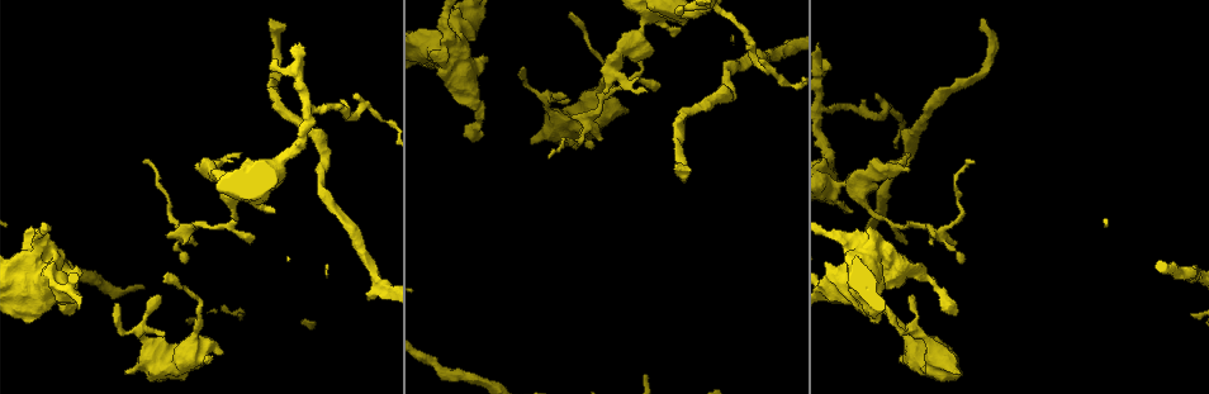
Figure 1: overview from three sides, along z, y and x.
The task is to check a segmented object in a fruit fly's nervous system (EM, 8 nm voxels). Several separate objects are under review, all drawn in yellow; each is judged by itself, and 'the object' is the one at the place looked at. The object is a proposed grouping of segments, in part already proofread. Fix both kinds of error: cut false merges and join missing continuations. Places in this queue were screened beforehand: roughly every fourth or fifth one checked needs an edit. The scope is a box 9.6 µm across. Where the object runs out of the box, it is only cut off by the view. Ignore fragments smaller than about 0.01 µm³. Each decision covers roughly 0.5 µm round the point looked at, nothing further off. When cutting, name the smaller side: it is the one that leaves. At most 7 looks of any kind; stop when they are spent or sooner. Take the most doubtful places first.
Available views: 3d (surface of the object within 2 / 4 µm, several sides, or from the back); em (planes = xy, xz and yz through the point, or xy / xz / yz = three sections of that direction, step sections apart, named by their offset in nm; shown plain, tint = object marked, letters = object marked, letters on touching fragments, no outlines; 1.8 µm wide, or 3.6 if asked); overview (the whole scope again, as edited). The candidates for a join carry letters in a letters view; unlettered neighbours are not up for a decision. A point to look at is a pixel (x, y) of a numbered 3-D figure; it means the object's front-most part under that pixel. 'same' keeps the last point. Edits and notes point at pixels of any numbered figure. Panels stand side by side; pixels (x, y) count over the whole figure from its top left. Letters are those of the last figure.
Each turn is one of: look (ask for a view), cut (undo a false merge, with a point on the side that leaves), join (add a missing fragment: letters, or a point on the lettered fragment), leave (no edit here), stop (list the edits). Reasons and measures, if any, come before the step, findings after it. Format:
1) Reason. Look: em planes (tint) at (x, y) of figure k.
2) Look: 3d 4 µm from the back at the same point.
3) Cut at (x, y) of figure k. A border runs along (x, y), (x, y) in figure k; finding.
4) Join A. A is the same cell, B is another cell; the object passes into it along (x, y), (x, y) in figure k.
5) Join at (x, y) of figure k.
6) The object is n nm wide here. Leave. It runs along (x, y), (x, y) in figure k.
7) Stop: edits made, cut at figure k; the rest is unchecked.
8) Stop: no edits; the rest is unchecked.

Two arms at a narrow angle. Look: 3d 4 µm at (445, 44) of figure 1.

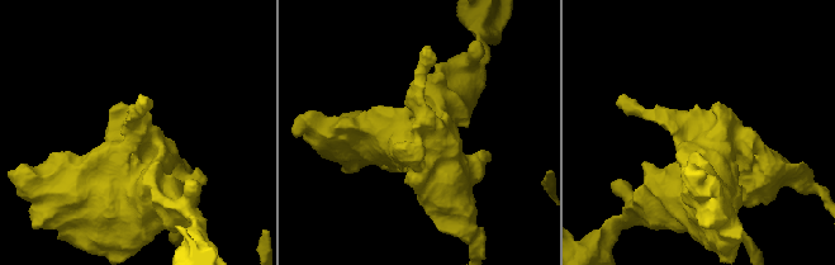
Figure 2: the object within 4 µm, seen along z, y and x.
Look: em yz step 4 (tint) at (142, 139) of figure 2.

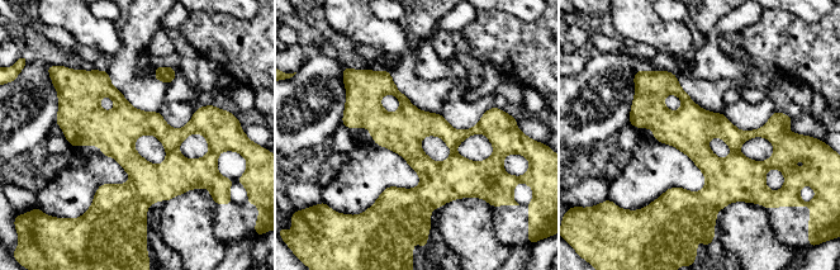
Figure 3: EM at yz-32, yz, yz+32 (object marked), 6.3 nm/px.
Look: em planes (letters) at the same point.

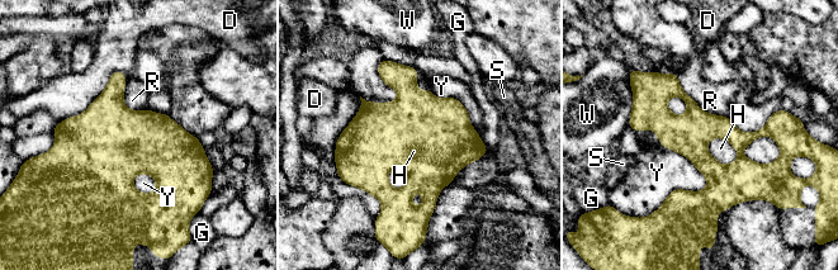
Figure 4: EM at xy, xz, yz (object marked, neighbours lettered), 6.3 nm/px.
Leave. D, G, H, R, S, W and Y are other cells; it runs along (631, 123), (723, 127), (734, 136), (780, 131) in figure 4; one neuron here.

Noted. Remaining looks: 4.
Tapers out. Look: em planes (letters) at (549, 157) of figure 1.

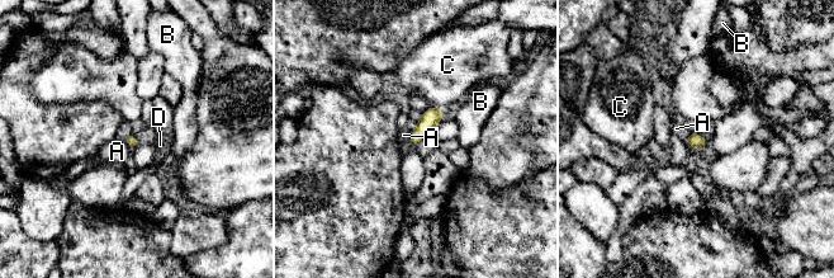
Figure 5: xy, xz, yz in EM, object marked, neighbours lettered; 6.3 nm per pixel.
Leave. A, B, C and D are other cells; a border runs along (688, 133), (691, 146), (705, 146) in figure 5; none of them fits.

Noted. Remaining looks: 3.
An open end. Look: em planes (plain) at (876, 323) of figure 1.

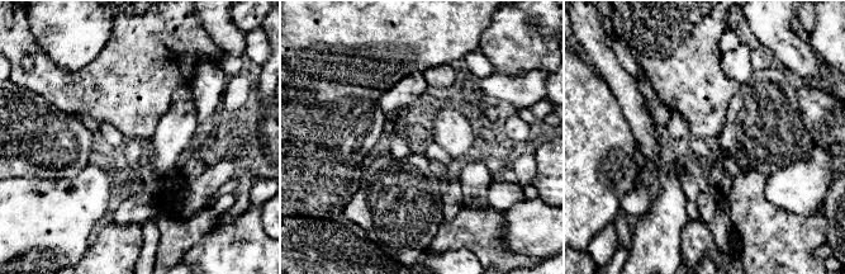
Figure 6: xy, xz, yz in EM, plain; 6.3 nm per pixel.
Where the object lies. Look: em planes (tint) at the same point.

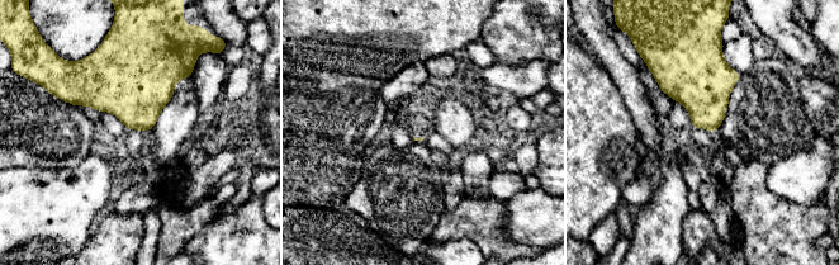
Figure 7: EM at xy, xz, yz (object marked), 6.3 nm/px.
Look: em planes (letters) at the same point.

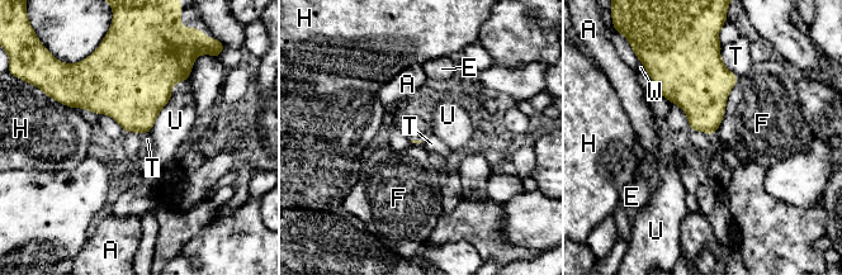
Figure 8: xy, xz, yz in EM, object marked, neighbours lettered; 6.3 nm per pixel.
Leave. A, E, F, H, T, U and W are other cells; a border runs along (719, 48), (722, 62), (738, 77) in figure 8; no lettered fragment goes on from it.

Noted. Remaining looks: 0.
Stop: no edits; the rest is unchecked.

